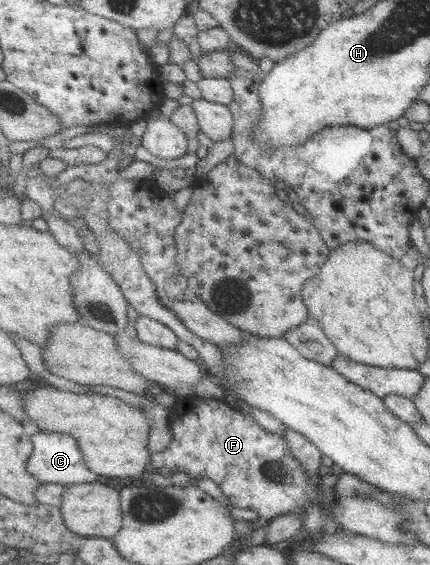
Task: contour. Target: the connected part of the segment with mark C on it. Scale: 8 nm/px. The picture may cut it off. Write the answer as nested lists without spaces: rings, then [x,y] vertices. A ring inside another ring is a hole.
[[[31,431],[35,450],[29,459],[28,471],[39,479],[42,484],[58,483],[60,485],[74,485],[94,483],[98,481],[98,474],[87,466],[83,451],[80,449],[76,437],[59,432]]]

